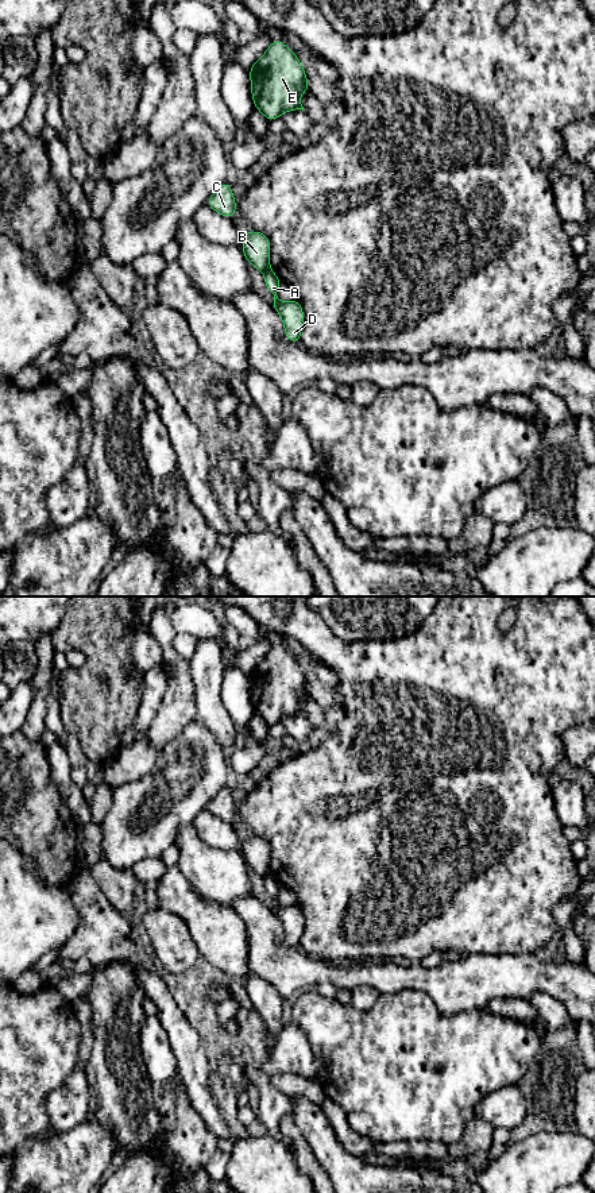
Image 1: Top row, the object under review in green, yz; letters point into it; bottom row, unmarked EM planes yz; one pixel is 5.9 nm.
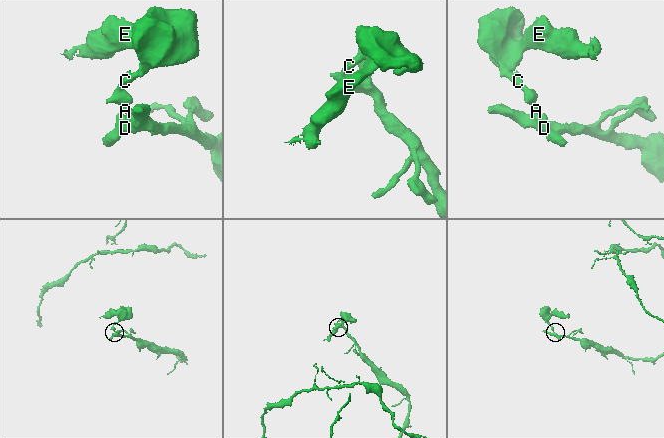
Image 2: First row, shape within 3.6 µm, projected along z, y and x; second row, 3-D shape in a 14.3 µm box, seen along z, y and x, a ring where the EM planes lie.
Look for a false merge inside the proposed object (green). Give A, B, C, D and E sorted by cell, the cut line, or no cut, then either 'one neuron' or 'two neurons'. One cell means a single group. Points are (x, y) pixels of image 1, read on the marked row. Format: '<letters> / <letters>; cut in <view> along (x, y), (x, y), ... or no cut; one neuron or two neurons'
A D / B C E; cut in yz along (269, 265), (262, 270); two neurons

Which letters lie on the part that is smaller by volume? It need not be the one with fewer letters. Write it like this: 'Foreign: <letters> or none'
Foreign: B, C, E

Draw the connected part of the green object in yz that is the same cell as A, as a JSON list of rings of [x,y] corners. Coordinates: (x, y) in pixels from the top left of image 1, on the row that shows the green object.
[[[268,266],[263,270],[267,290],[274,296],[274,308],[285,325],[285,337],[293,343],[300,343],[304,324],[304,309],[300,300],[283,302],[278,298],[281,279]]]

